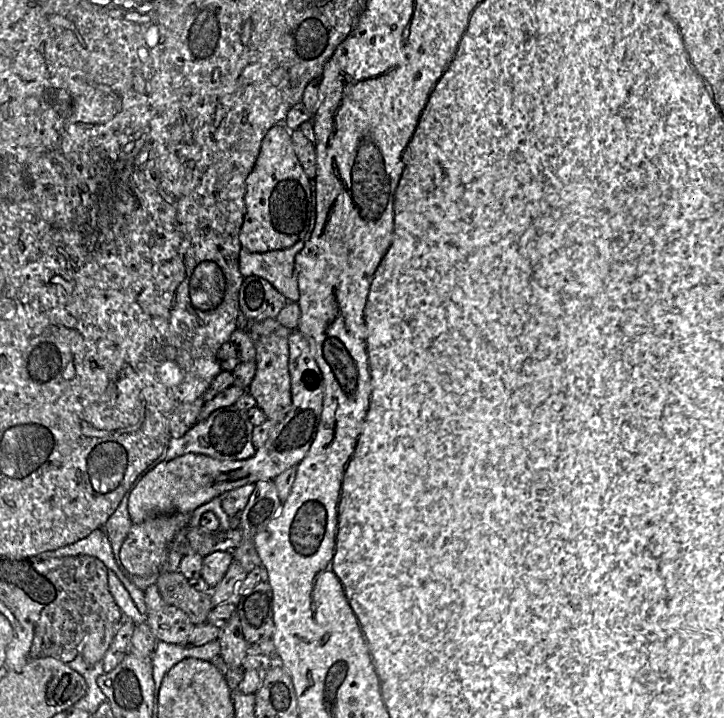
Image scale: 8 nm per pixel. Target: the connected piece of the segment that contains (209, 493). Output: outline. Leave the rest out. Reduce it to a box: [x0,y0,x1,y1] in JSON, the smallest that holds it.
[128,329,324,524]

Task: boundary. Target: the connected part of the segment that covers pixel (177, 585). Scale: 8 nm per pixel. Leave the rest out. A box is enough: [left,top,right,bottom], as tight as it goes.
[155,571,211,625]

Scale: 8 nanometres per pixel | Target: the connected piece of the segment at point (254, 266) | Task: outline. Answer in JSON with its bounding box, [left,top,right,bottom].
[239,235,308,302]

